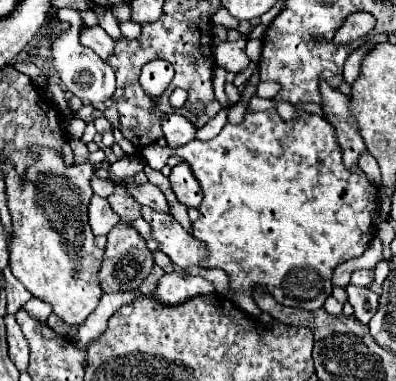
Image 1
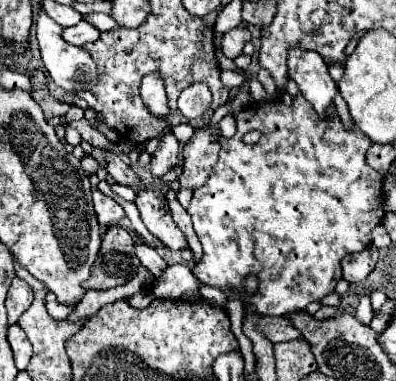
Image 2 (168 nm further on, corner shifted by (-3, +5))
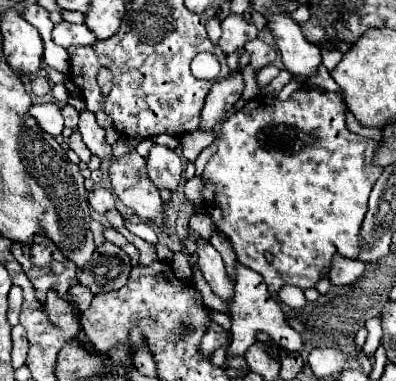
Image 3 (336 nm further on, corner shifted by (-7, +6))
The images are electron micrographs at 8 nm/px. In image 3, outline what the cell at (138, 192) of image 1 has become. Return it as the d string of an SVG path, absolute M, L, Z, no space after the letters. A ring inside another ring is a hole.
M80 112L78 130L82 134L84 144L90 148L94 156L98 156L102 162L112 162L112 146L106 142L106 130L96 122L96 116L92 112Z

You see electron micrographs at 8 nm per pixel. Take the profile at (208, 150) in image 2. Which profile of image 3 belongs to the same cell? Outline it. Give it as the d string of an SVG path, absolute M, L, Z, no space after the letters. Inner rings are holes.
M232 72L224 82L216 82L206 98L206 106L202 108L200 116L200 130L212 132L216 124L226 118L226 114L234 108L234 104L240 100L244 88L244 80L240 72Z

